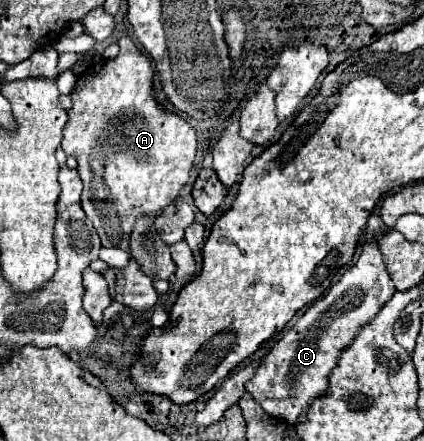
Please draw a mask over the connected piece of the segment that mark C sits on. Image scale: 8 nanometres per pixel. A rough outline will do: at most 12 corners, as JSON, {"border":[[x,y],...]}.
{"border":[[374,239],[246,391],[290,425],[396,293]]}

